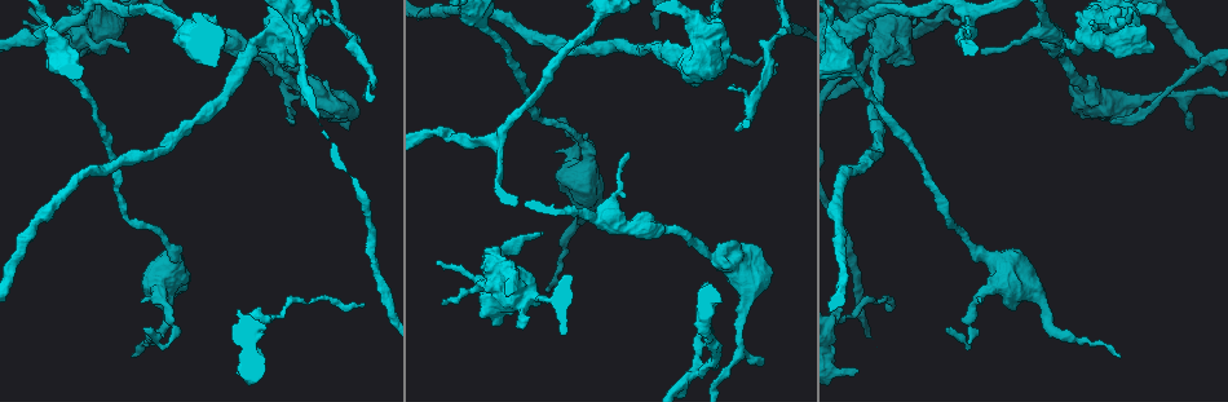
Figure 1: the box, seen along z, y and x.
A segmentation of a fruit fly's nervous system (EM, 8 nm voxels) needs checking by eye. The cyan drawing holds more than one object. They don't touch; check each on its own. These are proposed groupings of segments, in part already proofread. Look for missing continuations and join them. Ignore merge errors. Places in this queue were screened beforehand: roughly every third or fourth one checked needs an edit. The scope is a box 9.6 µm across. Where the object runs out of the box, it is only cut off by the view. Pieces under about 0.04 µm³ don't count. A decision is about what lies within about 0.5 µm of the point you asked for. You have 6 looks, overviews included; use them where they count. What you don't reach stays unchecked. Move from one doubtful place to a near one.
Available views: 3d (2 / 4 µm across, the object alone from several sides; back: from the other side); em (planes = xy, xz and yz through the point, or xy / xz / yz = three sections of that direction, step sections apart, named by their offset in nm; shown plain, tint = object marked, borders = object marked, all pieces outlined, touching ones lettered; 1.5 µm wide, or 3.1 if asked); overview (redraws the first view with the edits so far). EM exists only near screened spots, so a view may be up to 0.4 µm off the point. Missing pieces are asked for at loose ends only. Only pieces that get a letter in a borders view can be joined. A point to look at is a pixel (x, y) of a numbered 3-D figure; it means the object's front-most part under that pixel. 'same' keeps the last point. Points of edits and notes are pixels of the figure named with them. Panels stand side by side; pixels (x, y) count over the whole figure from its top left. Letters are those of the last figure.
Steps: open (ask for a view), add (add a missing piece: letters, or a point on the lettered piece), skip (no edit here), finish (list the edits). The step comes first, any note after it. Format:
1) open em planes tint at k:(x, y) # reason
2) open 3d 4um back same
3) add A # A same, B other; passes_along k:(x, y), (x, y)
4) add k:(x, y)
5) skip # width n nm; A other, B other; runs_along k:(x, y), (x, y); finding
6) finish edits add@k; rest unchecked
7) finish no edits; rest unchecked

open em planes borders at 1:(857, 370) # an open end

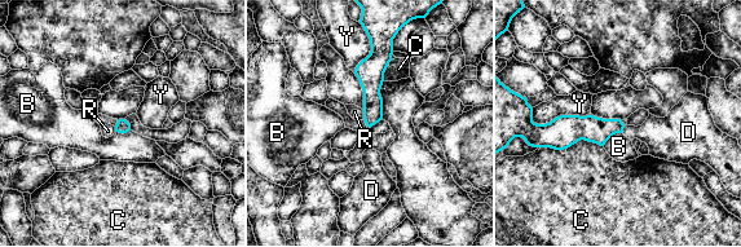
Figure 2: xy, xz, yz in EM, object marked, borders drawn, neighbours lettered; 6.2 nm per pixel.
add D # B other, C other, D same, R other, Y other; passes_along 2:(590, 128), (622, 129), (661, 135); it goes on there

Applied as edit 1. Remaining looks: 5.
open em planes borders at 1:(868, 28) # an open end

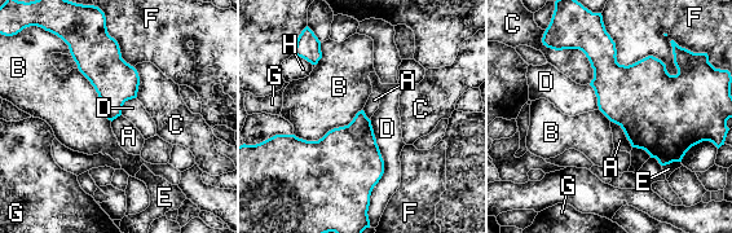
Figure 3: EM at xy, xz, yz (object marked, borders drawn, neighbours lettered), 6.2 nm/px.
skip # A other, B other, C other, D other, E other, F other, G other, H other; border 3:(611, 121), (622, 130), (633, 146); none of them fits

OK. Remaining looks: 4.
open em xz step 8 borders at 1:(326, 23)

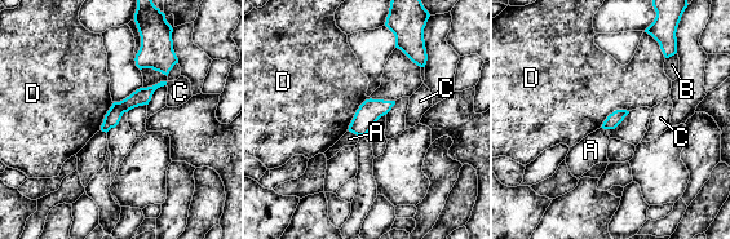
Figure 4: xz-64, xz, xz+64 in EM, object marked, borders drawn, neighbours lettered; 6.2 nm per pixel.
open em planes borders same # another direction

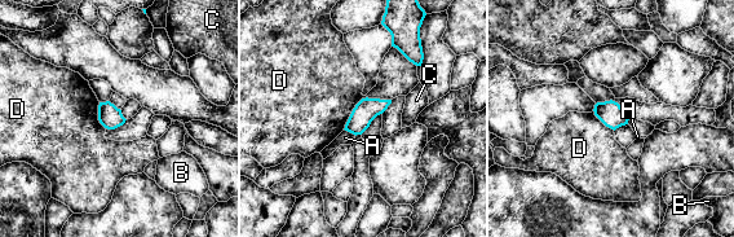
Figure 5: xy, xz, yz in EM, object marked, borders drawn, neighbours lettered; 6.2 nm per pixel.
skip # longest_contact D 360 nm; A other, B other, C other, D other; border 5:(390, 99), (363, 97), (343, 128); none of them fits

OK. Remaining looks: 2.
finish edits add@2; rest unchecked

